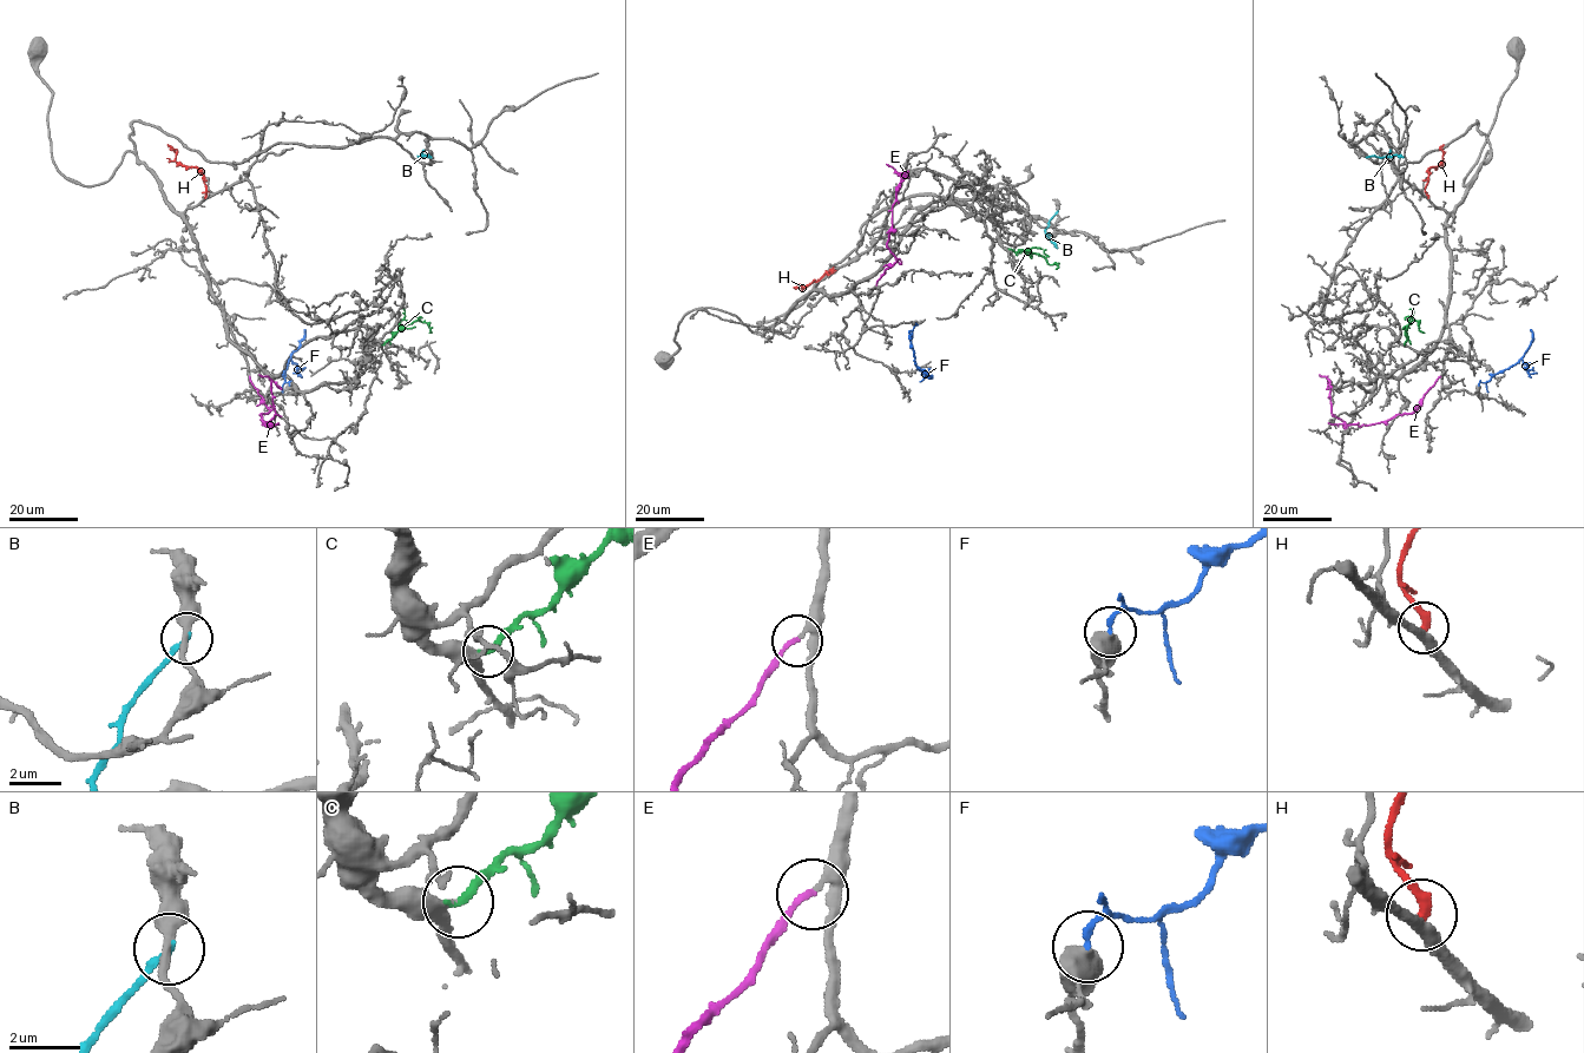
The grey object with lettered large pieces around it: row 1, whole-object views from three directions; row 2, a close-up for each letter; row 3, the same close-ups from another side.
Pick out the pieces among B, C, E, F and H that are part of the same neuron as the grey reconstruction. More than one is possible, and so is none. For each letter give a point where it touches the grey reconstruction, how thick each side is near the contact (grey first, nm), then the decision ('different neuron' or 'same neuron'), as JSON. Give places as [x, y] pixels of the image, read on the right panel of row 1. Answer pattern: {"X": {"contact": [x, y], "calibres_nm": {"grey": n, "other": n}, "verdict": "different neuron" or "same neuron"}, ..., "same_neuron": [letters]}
{"B": {"contact": [1367, 157], "calibres_nm": {"grey": 300, "other": 220}, "verdict": "different neuron"}, "C": {"contact": [1404, 344], "calibres_nm": {"grey": 300, "other": 220}, "verdict": "same neuron"}, "E": {"contact": [1440, 376], "calibres_nm": {"grey": 240, "other": 170}, "verdict": "same neuron"}, "F": {"contact": [1479, 386], "calibres_nm": {"grey": 440, "other": 110}, "verdict": "different neuron"}, "H": {"contact": [1427, 197], "calibres_nm": {"grey": 360, "other": 300}, "verdict": "different neuron"}, "same_neuron": ["C", "E"]}

